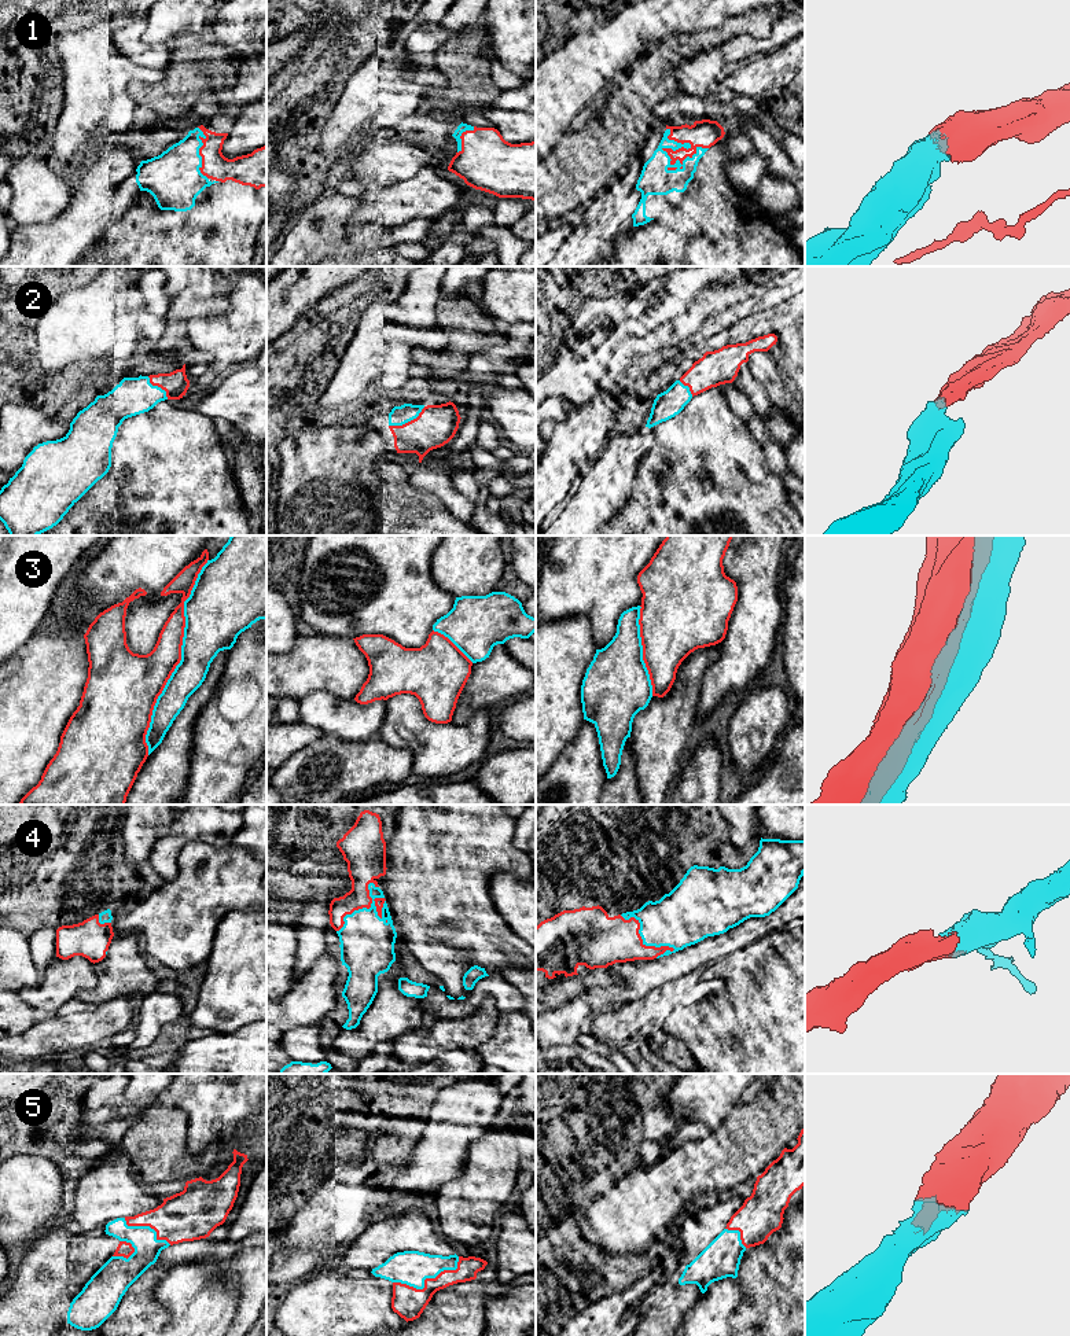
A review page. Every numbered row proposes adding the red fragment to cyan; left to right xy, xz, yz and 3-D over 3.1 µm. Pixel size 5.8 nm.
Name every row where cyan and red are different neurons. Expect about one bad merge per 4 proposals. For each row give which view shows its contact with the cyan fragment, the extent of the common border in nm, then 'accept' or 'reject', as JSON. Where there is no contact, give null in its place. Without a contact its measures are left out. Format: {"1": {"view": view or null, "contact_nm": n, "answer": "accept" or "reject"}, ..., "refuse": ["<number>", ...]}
{"1": {"view": "yz", "contact_nm": 280, "answer": "accept"}, "2": {"view": "xz", "contact_nm": 240, "answer": "accept"}, "3": {"view": "xy", "contact_nm": 1200, "answer": "reject"}, "4": {"view": "xz", "contact_nm": 360, "answer": "accept"}, "5": {"view": "xz", "contact_nm": 420, "answer": "accept"}, "refuse": ["3"]}

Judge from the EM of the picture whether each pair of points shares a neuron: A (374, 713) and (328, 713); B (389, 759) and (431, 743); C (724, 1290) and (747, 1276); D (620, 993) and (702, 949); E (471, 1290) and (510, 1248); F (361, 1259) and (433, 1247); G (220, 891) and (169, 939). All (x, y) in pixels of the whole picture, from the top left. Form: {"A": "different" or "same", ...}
{"A": "same", "B": "different", "C": "different", "D": "same", "E": "different", "F": "same", "G": "same"}

